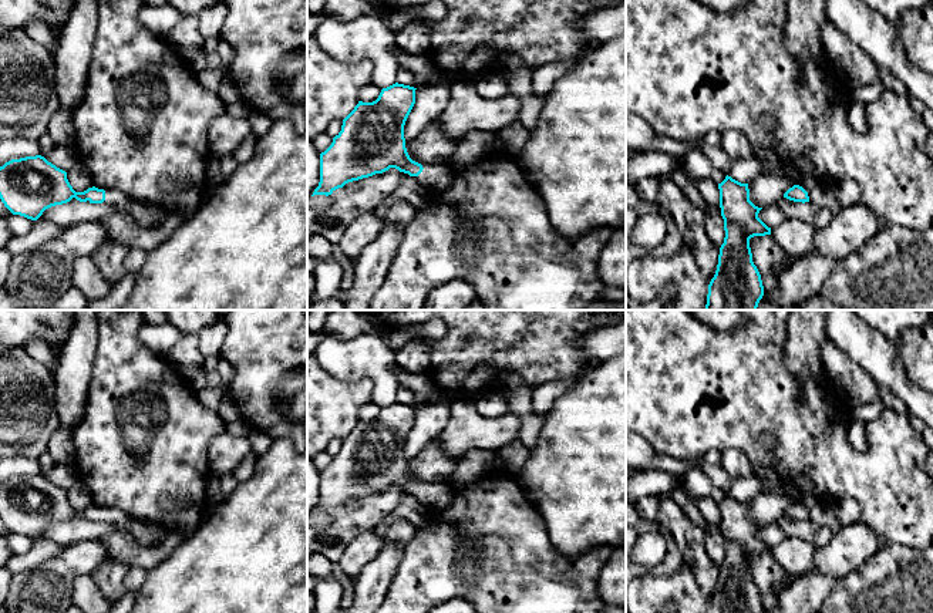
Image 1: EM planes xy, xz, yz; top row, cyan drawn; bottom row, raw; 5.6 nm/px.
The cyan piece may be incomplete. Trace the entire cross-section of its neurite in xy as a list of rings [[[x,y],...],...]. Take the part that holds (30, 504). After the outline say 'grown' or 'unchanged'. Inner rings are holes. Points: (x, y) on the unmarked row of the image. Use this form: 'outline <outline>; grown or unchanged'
outline [[[41,474],[11,478],[0,485],[0,518],[13,533],[37,539],[46,528],[67,522],[73,516],[114,525],[117,531],[128,531],[131,521],[117,508],[104,509],[92,505],[75,511],[67,491]]]; grown

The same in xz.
outline [[[395,401],[373,421],[358,420],[331,464],[320,472],[320,501],[311,515],[329,515],[348,501],[390,486],[408,492],[432,513],[451,502],[445,482],[418,482],[407,471],[404,444],[415,422],[415,408]]]; grown

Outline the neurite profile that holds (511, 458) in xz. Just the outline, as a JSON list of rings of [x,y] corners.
[[[516,438],[499,449],[492,469],[518,475],[525,467],[528,457],[529,449]]]

